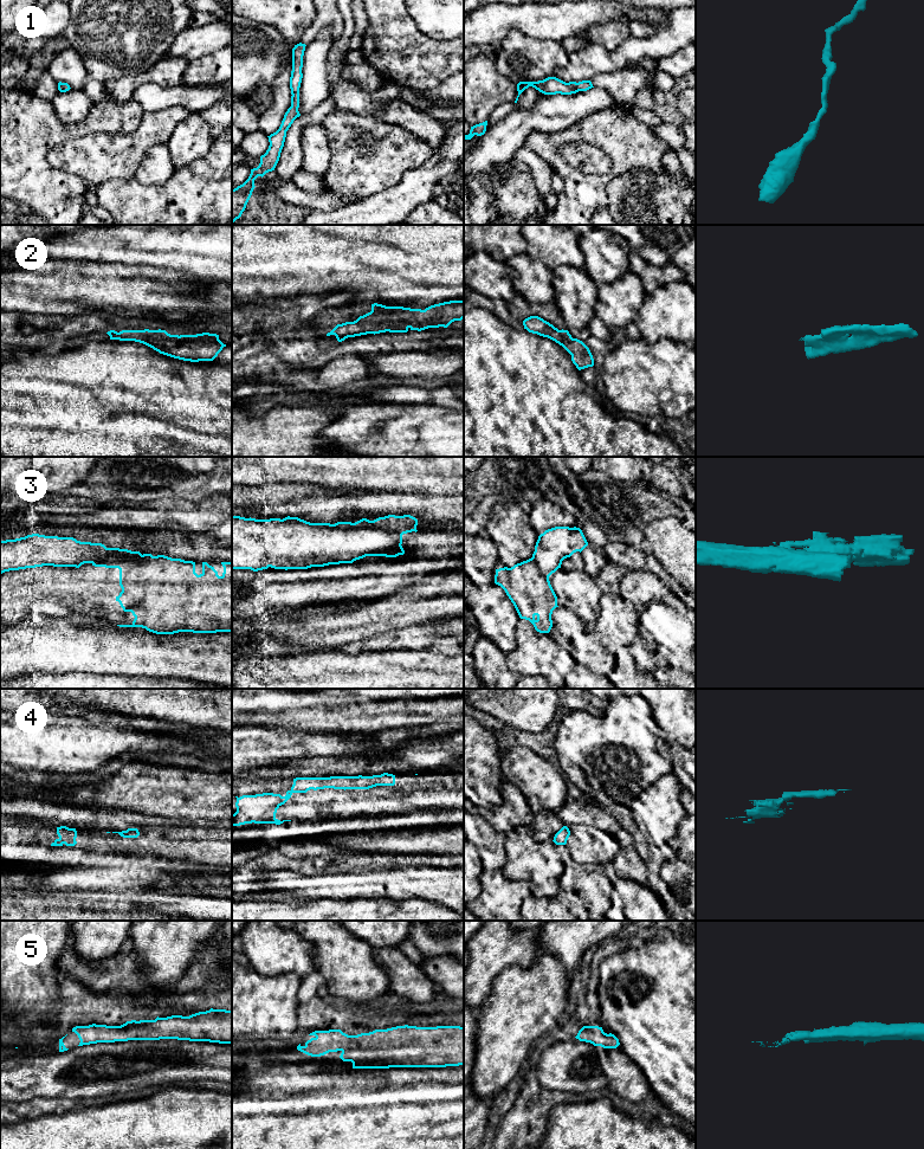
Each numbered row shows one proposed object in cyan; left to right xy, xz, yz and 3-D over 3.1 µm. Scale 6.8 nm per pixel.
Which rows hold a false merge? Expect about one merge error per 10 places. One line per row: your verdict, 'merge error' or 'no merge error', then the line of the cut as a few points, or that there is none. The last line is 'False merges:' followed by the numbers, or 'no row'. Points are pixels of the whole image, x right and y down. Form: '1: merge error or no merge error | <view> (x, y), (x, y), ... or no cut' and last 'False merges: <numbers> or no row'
1: no merge error | no cut
2: no merge error | no cut
3: merge error | xz (317, 523), (336, 527), (380, 527), (401, 535)
4: no merge error | no cut
5: no merge error | no cut
False merges: 3

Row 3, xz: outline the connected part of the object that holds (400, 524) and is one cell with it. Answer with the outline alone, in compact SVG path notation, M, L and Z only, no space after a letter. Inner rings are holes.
M388 515L385 517L379 517L374 521L369 521L367 518L362 518L355 523L351 522L337 522L335 524L330 523L318 523L321 525L334 525L340 528L381 528L385 530L394 531L396 534L407 534L412 531L418 531L418 519L411 515L403 515L403 516L395 516L395 515Z

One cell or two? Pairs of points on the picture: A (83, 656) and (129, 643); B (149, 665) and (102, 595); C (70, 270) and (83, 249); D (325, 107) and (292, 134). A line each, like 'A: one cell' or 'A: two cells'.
A: one cell
B: two cells
C: two cells
D: one cell

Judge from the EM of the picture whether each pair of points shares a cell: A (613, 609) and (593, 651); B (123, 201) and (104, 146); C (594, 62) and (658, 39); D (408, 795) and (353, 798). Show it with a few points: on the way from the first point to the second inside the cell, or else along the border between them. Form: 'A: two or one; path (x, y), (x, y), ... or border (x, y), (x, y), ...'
A: two; border (593, 627), (600, 634)
B: two; border (133, 176), (105, 180), (94, 189)
C: one; path (609, 60), (619, 59), (632, 50), (643, 46)
D: one; path (394, 795), (367, 795)

